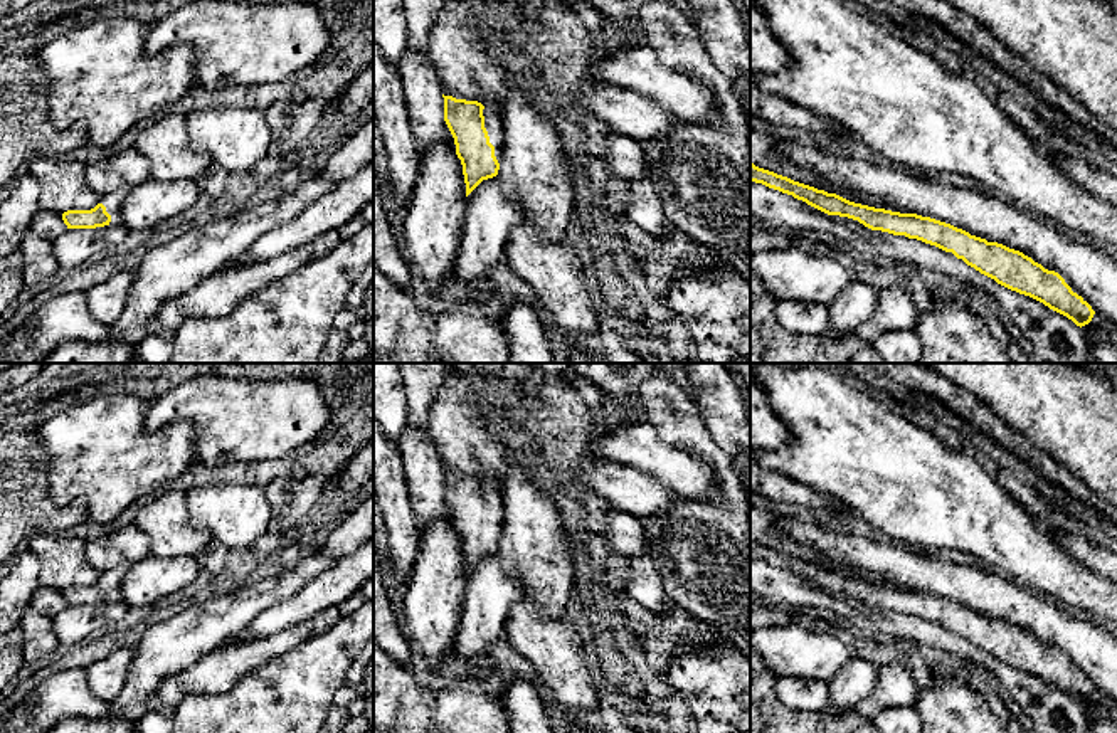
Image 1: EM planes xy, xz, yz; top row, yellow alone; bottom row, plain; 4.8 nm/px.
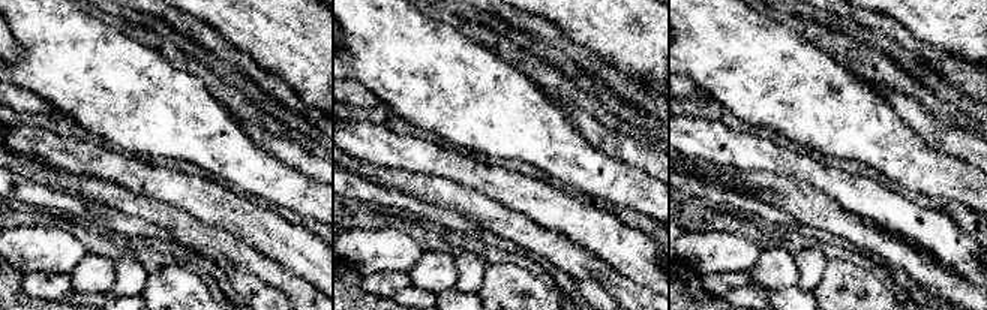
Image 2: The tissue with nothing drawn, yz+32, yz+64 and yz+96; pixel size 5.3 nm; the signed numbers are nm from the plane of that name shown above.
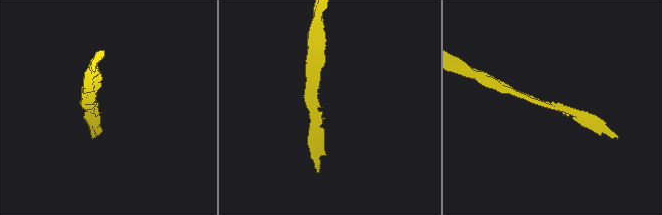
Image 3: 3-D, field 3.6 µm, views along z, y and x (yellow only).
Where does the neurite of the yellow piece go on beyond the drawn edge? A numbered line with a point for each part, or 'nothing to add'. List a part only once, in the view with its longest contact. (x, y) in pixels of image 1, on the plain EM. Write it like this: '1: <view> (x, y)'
1: xz (493, 500)
2: yz (1097, 708)

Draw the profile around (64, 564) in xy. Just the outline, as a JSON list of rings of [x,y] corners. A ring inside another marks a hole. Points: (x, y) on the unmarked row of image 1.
[[[37,535],[30,540],[32,550],[42,563],[39,582],[62,592],[67,587],[91,587],[99,572],[86,558],[86,541],[64,535]]]

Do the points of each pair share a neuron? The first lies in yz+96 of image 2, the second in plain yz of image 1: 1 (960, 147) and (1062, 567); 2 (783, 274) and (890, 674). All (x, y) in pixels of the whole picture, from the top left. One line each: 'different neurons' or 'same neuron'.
1: different neurons
2: different neurons

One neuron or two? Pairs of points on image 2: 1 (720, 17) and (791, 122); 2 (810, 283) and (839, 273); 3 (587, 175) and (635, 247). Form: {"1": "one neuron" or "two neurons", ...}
{"1": "one neuron", "2": "two neurons", "3": "two neurons"}

